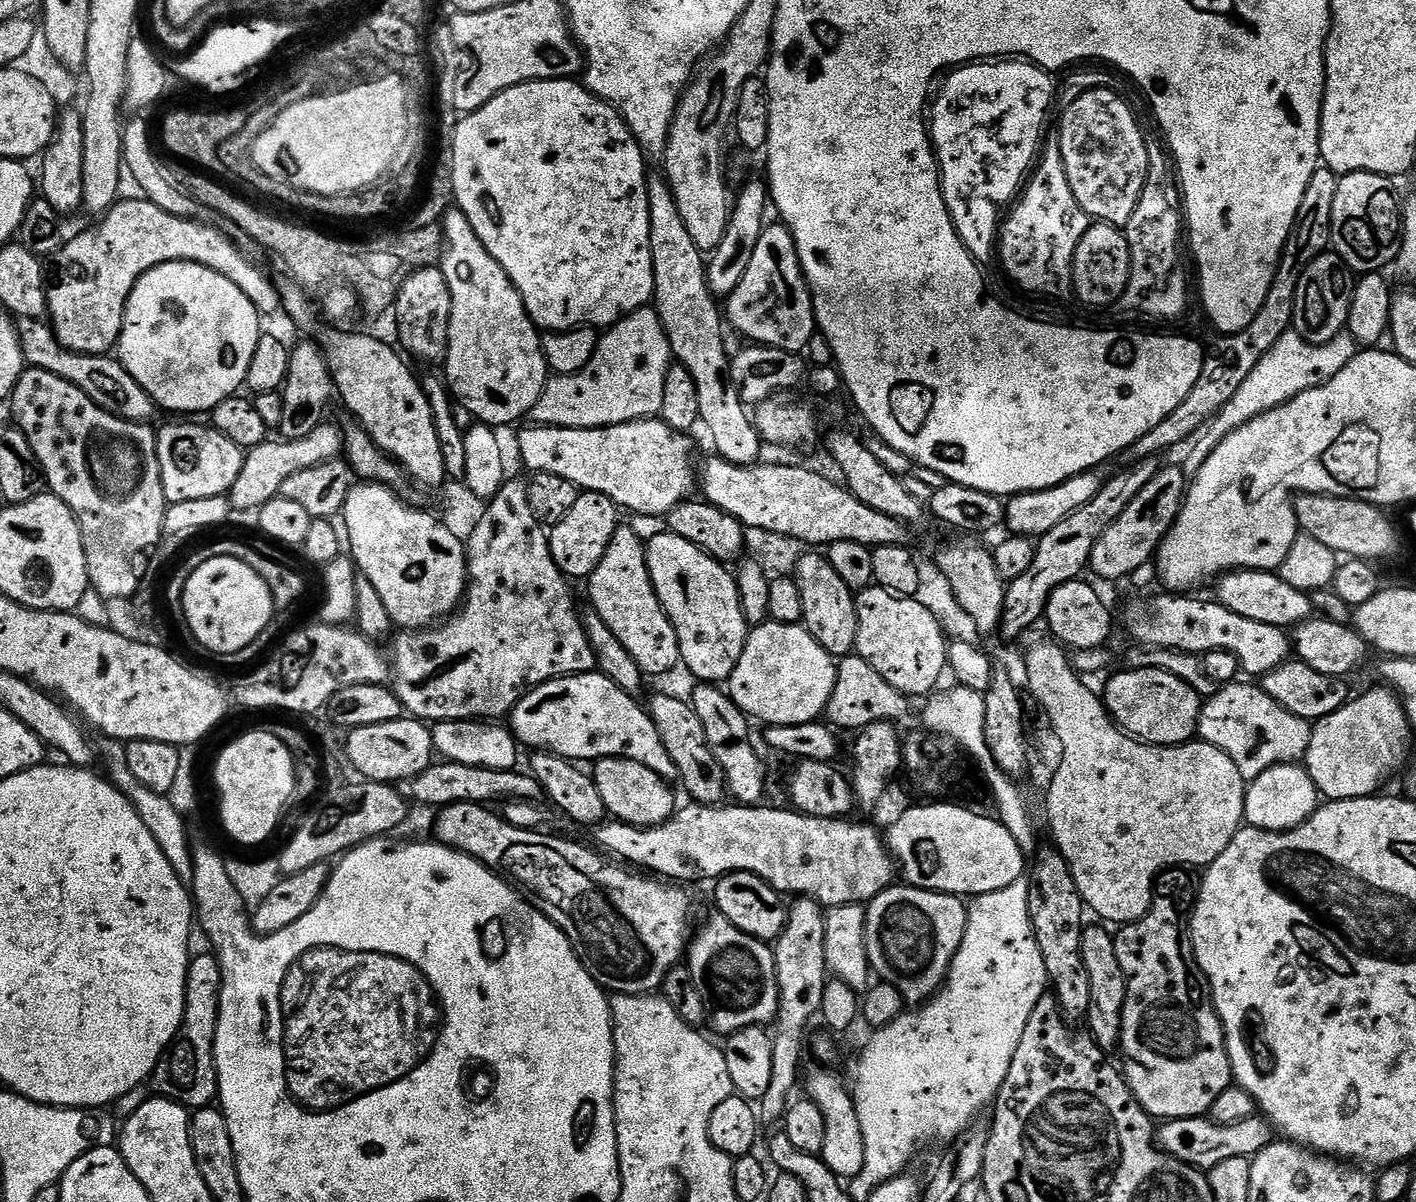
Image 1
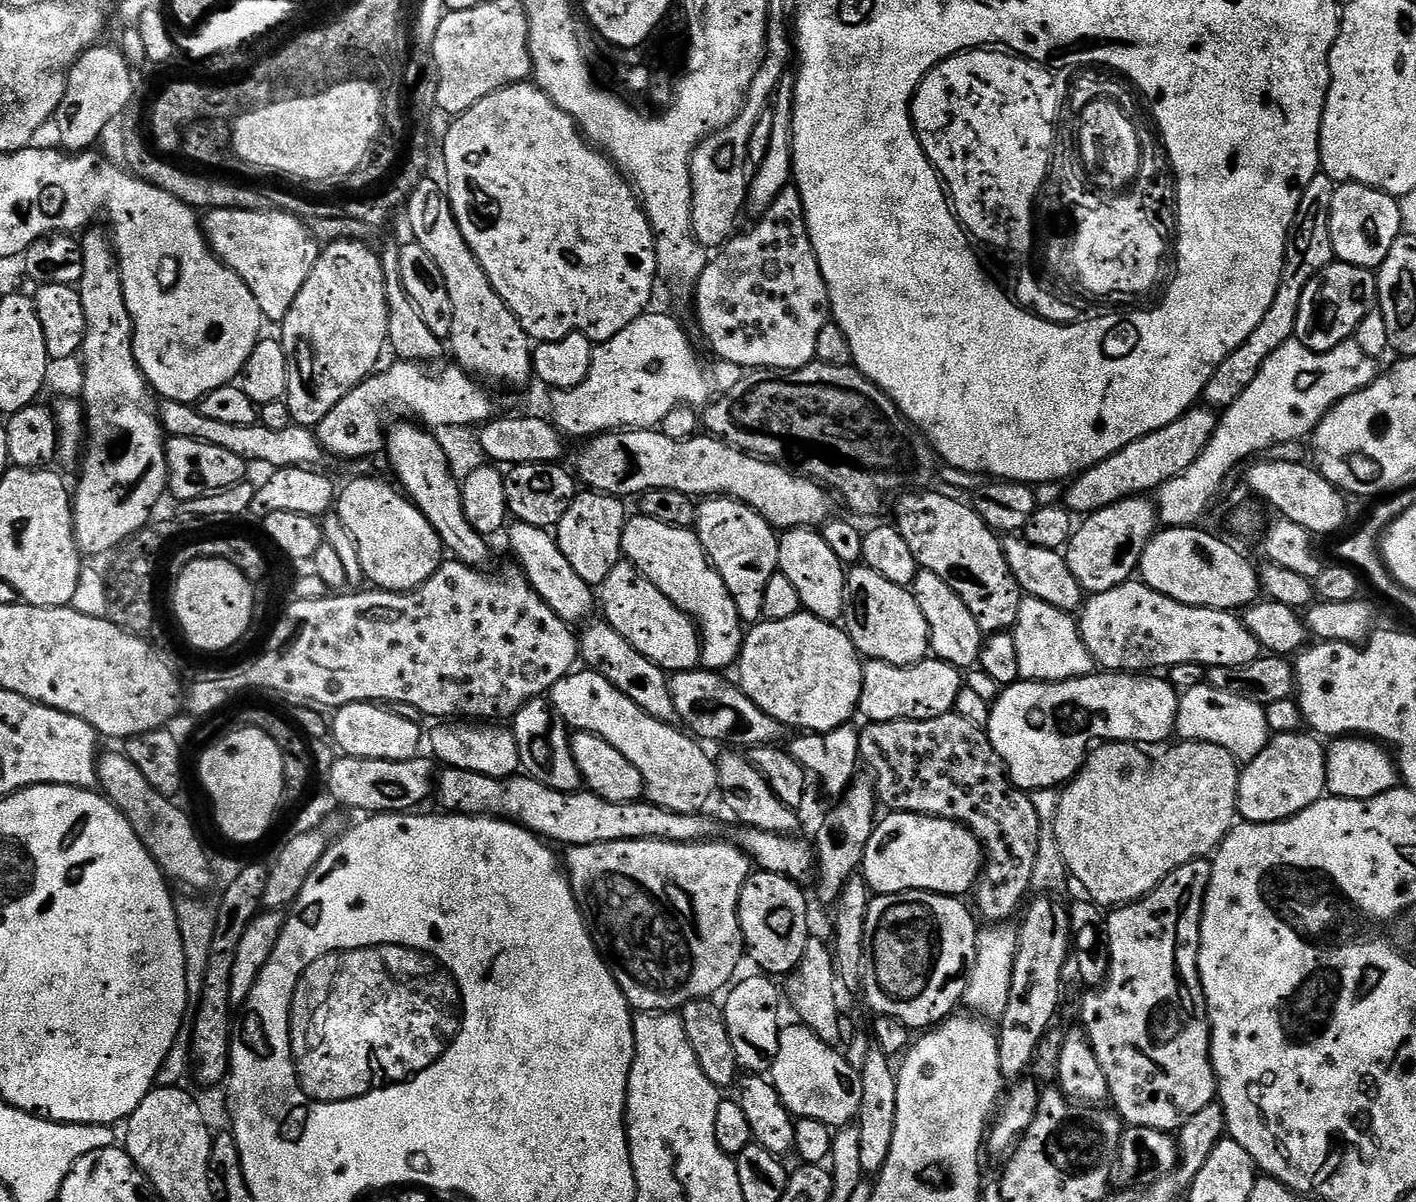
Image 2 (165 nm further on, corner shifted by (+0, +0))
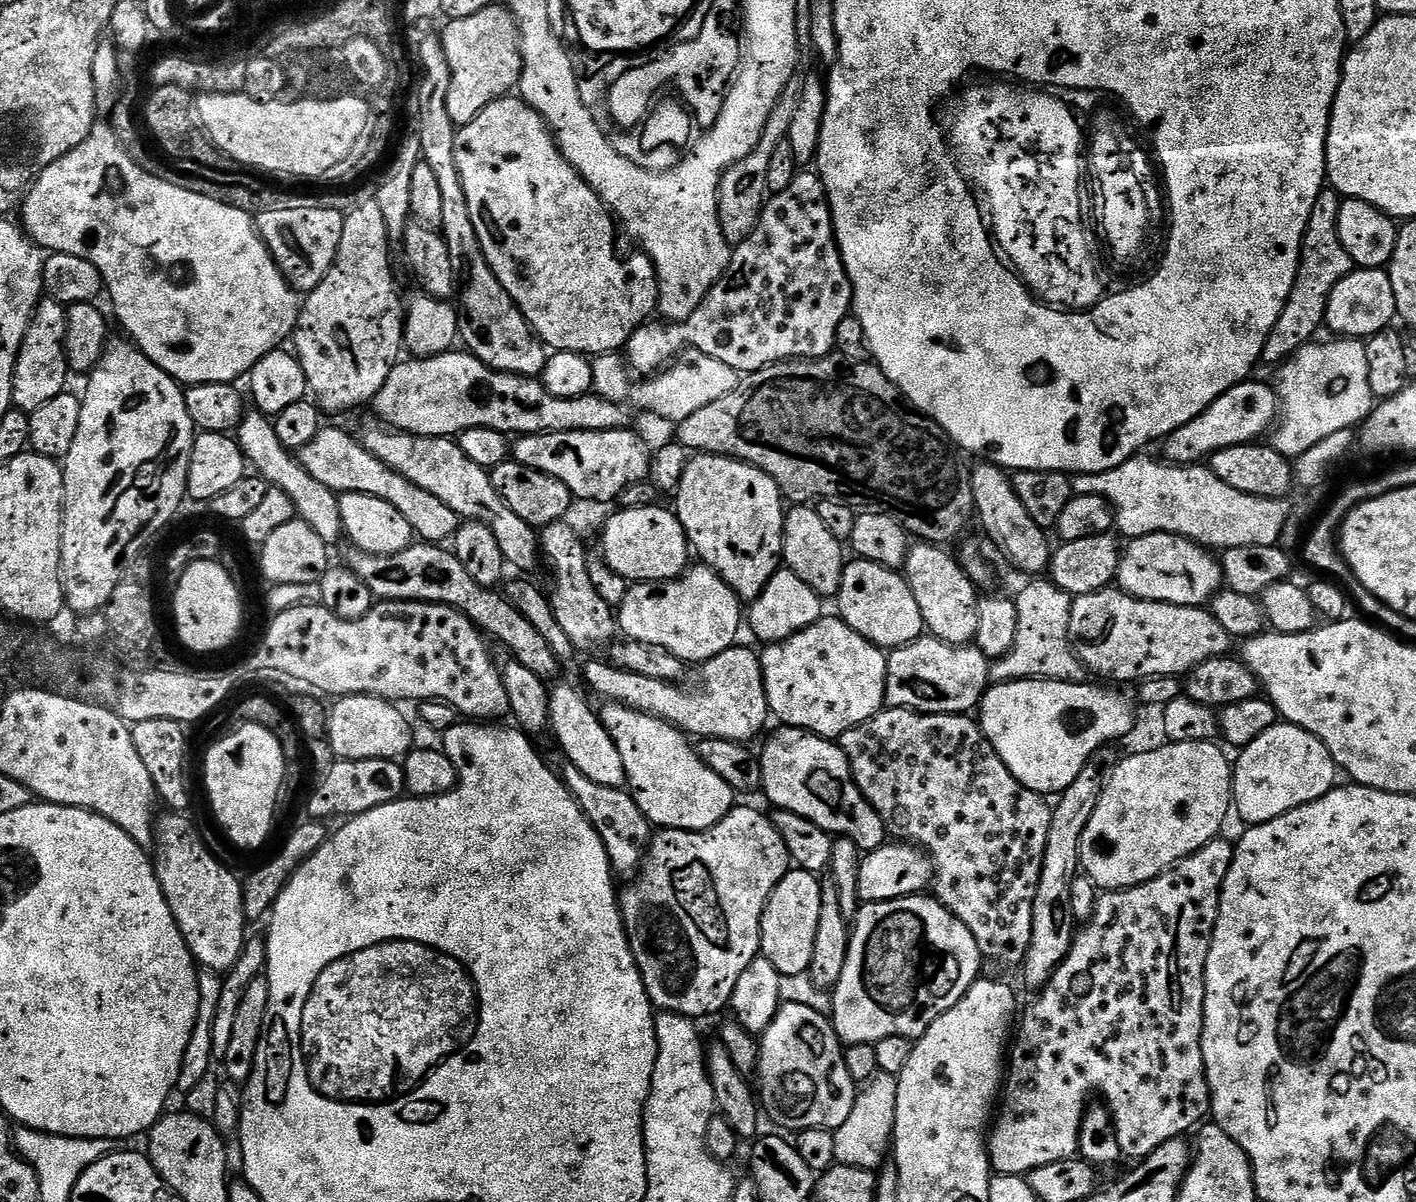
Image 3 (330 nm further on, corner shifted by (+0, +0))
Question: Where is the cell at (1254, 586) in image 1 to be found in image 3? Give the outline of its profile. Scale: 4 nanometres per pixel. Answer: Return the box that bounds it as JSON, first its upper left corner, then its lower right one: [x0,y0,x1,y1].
[1115,532,1222,606]

